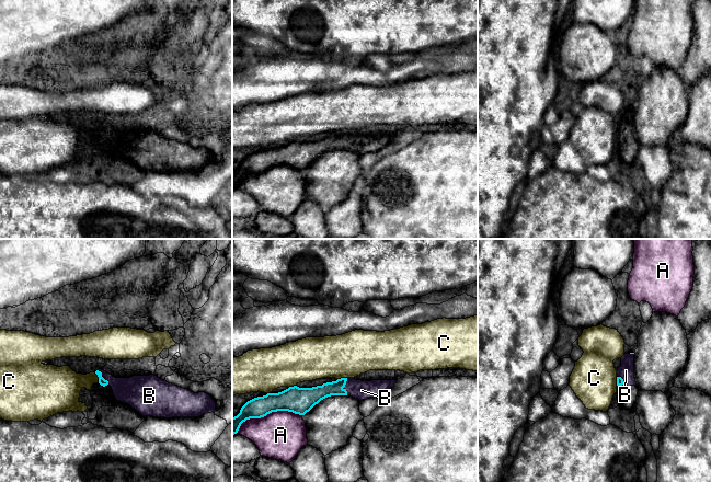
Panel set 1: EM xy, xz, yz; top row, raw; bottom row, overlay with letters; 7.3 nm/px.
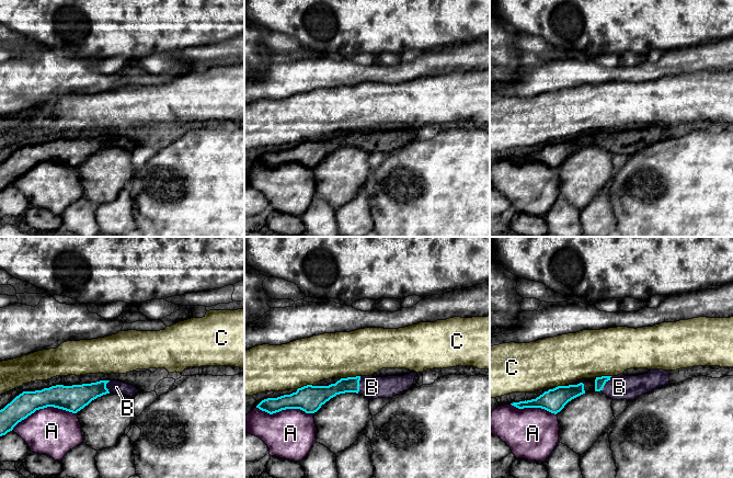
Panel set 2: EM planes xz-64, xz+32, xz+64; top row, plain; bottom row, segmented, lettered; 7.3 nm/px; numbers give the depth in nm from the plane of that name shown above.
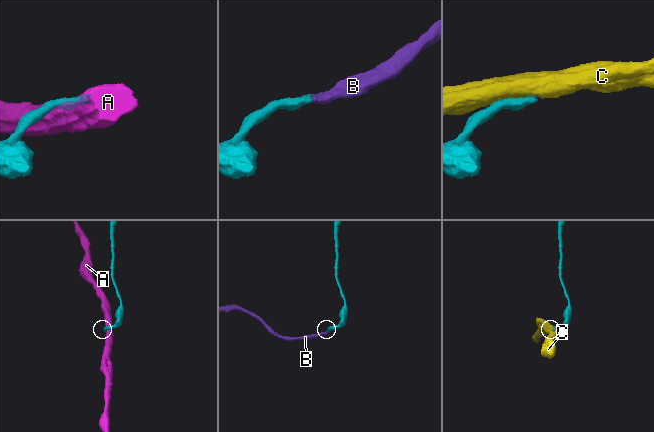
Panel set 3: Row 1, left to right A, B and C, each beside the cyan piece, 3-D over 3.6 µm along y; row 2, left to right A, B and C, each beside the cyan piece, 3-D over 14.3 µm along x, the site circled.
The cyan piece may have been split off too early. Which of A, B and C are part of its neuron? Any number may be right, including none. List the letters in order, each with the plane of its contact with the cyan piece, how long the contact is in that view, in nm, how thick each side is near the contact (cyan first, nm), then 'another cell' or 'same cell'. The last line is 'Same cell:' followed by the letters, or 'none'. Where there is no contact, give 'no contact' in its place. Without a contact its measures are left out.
A: contact in xz; length 500 nm; calibres 190 and 360 nm; another cell
B: contact in xz; length 130 nm; calibres 130 and 140 nm; same cell
C: contact in xy; length 80 nm; calibres 60 and 240 nm; another cell
Same cell: B

